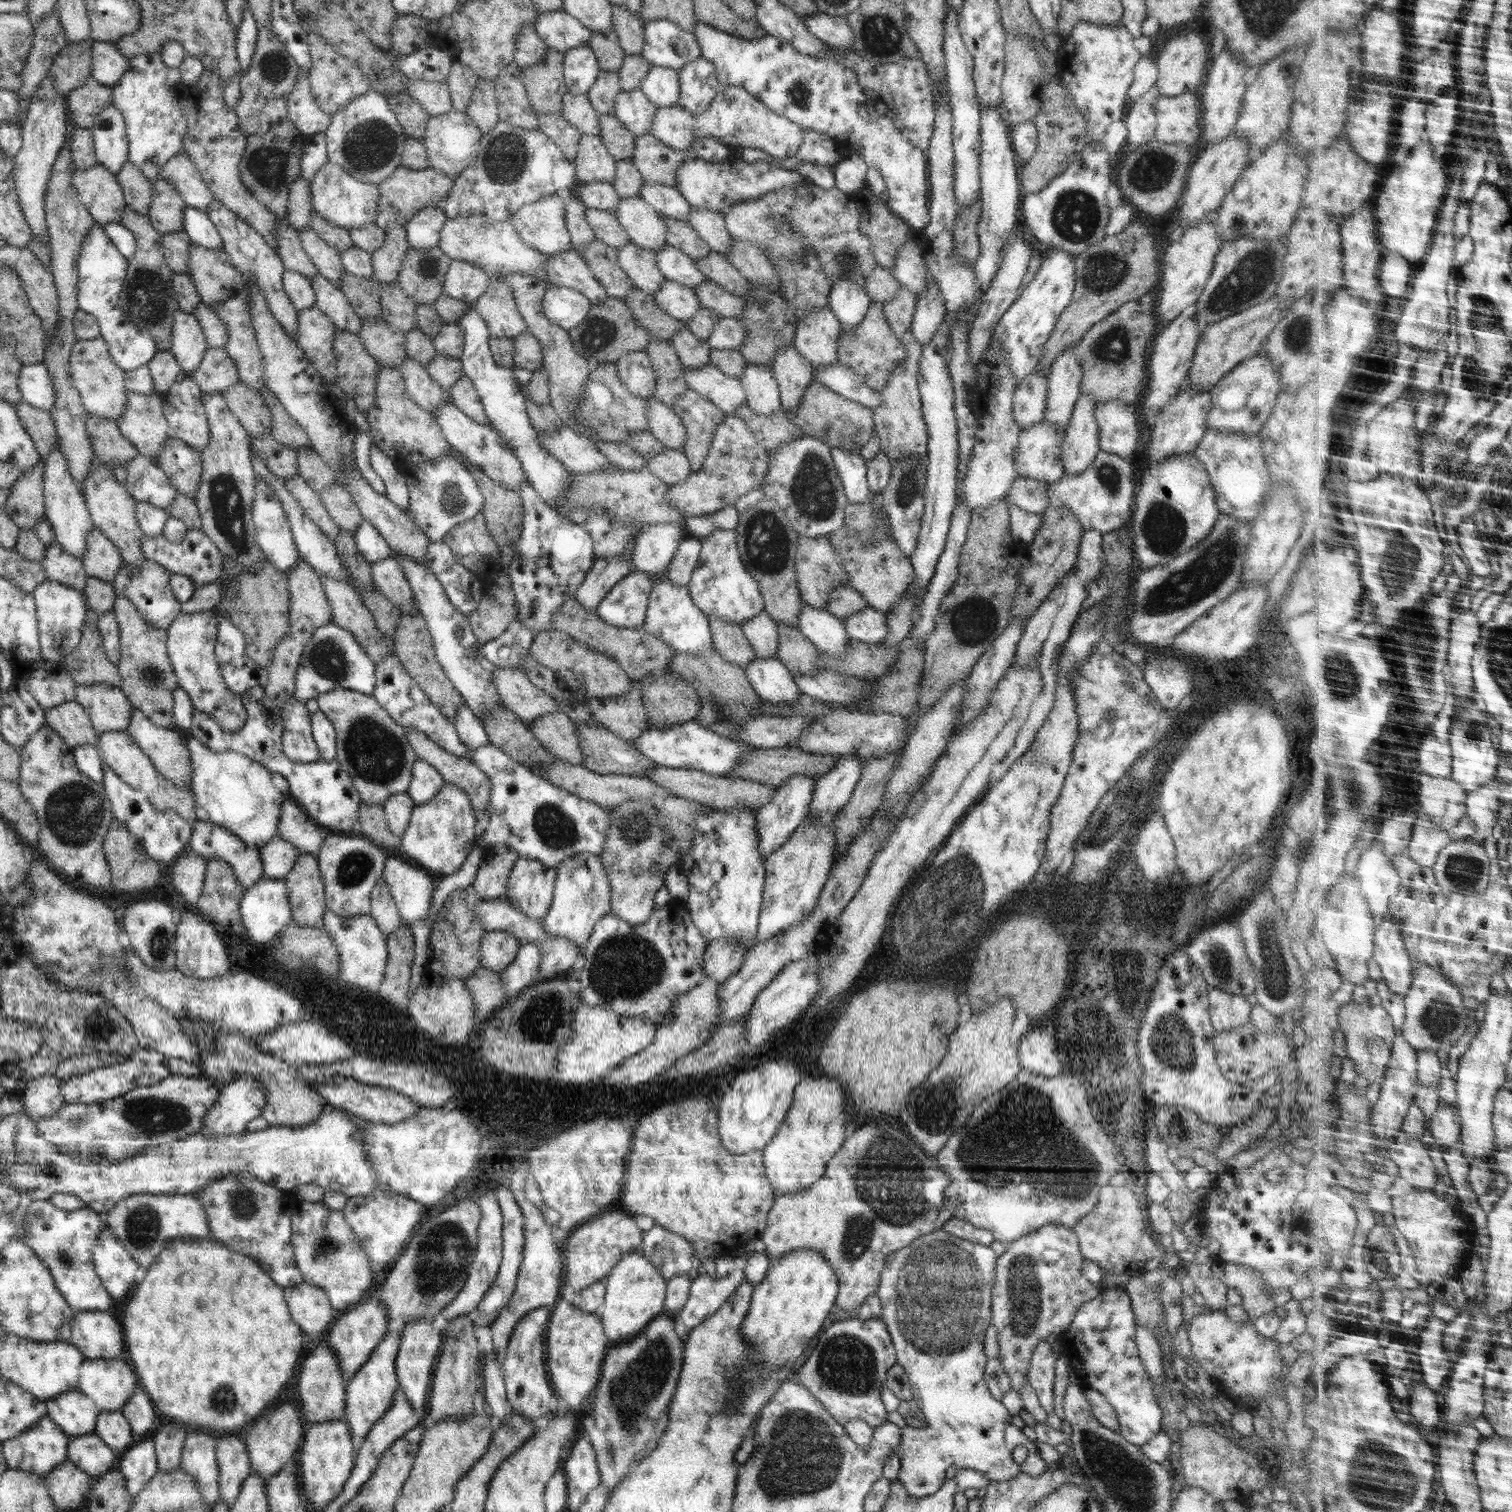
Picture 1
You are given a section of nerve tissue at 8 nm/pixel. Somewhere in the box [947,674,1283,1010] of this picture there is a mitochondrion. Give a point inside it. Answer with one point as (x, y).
(1221, 961)

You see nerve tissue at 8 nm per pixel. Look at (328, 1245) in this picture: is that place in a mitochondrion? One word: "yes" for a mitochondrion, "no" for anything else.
yes

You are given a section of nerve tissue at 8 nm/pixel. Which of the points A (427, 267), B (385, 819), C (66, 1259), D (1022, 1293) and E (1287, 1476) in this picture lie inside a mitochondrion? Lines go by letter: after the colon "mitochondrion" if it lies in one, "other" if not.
A: mitochondrion
B: other
C: mitochondrion
D: mitochondrion
E: other

